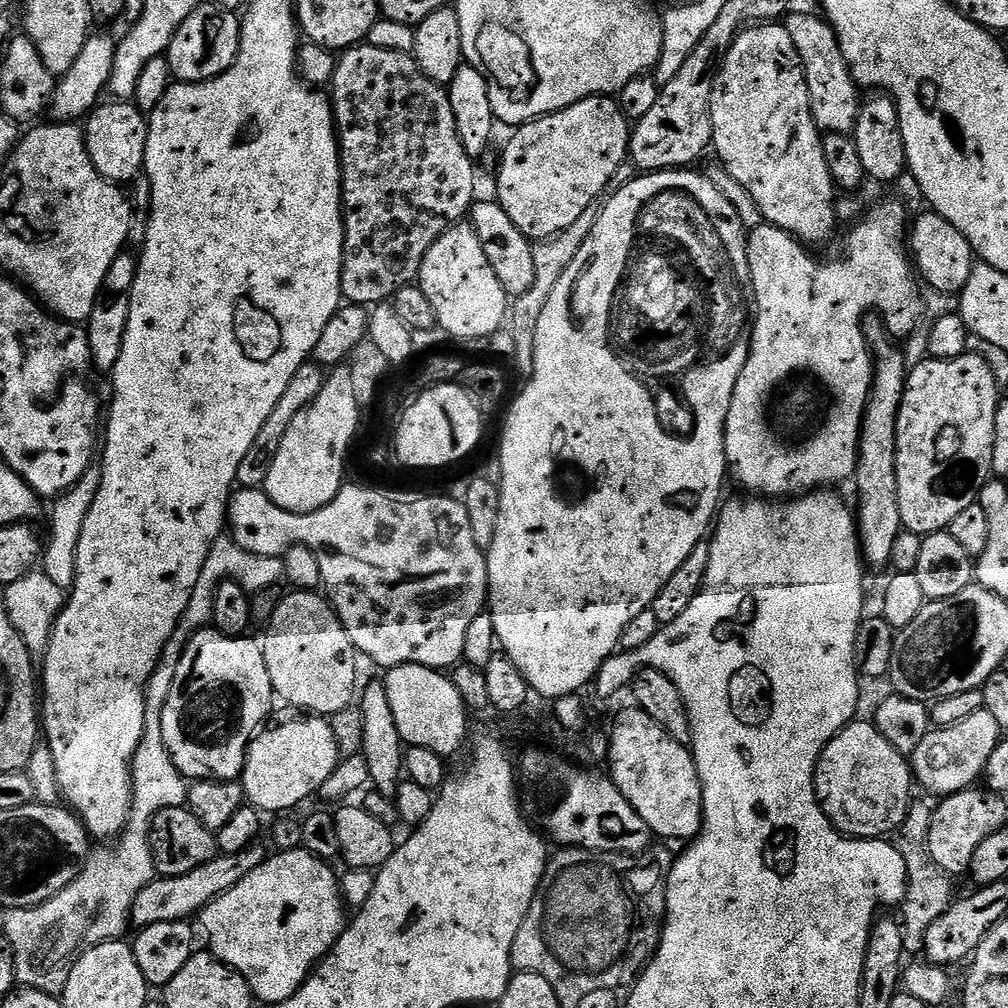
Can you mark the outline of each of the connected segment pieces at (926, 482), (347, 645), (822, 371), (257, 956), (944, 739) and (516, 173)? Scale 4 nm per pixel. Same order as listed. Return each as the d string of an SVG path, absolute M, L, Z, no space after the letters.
M965 354L953 360L934 360L924 358L917 368L909 371L907 380L904 381L904 397L898 414L898 426L896 427L896 477L898 478L898 510L900 511L900 523L909 532L927 534L930 532L942 532L947 529L954 517L966 506L977 503L980 492L993 479L992 463L994 462L994 442L996 441L996 411L1000 408L1002 390L995 384L994 374L990 366L980 356Z
M296 590L285 595L274 614L268 637L262 647L272 691L296 710L331 718L334 713L353 703L356 688L356 647L340 625L331 604L312 590Z
M888 200L885 204L880 204L877 208L872 208L864 216L864 221L861 224L856 224L848 232L848 237L844 240L844 256L840 256L837 260L820 260L816 261L811 256L809 249L805 245L801 244L795 236L790 235L788 232L782 231L780 228L776 228L773 224L761 224L759 228L751 229L747 233L748 237L748 265L750 266L750 287L752 292L756 295L756 304L754 300L754 319L750 324L750 343L748 345L748 357L746 358L746 366L742 366L742 374L738 374L738 386L734 386L734 394L732 395L732 401L730 402L730 414L726 418L726 430L724 431L724 453L728 459L728 471L731 479L736 479L742 487L745 488L745 493L748 494L763 494L768 498L795 498L805 494L811 494L817 490L828 490L833 486L831 484L840 484L843 480L851 481L856 474L856 459L860 453L860 421L864 418L864 411L868 405L868 395L872 389L872 370L874 367L874 361L872 359L872 353L866 347L864 343L864 330L862 327L862 321L865 316L869 315L870 310L875 310L882 317L885 326L887 326L889 332L893 337L899 338L899 336L908 336L916 328L916 323L920 320L920 288L917 277L914 275L914 264L910 259L909 249L906 247L906 233L910 228L910 215L896 200Z
M303 847L292 849L289 852L277 851L275 854L269 855L263 864L259 864L254 871L246 874L246 878L242 882L238 882L238 886L234 886L226 894L222 894L212 904L208 905L202 913L204 919L204 928L208 931L208 940L210 951L216 959L221 960L223 964L227 964L229 968L233 968L239 976L246 978L246 982L252 987L253 997L257 1001L260 1000L264 1004L272 1004L278 1006L282 1002L290 999L305 984L309 976L312 975L314 969L328 956L340 940L346 927L346 916L344 920L344 912L346 913L346 901L340 894L340 882L337 873L332 873L327 863L321 860L319 856L315 856L312 852L304 851Z
M983 707L970 714L970 718L954 722L954 726L933 727L926 738L918 742L918 750L910 753L910 767L915 783L919 787L921 784L928 792L940 792L939 794L965 792L983 777L984 768L1001 739L997 720Z
M611 95L591 96L585 100L579 100L548 116L540 116L536 120L528 121L527 124L519 125L513 132L516 133L509 138L508 145L505 146L504 153L500 156L500 169L496 172L496 193L494 196L502 206L502 210L506 210L506 214L510 214L510 222L514 222L514 226L518 226L518 230L522 230L522 234L526 234L528 239L533 242L548 240L562 230L566 230L566 226L574 226L576 219L582 215L582 210L586 210L586 206L596 204L604 196L604 187L606 182L610 182L610 178L614 178L614 170L621 168L629 159L630 122L624 117L619 103Z

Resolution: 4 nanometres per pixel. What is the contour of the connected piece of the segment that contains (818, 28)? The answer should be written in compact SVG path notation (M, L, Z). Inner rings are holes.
M793 11L783 21L783 26L790 34L790 38L794 38L794 46L798 50L804 67L814 122L824 134L830 132L851 134L856 128L856 116L860 113L862 100L861 97L856 97L858 89L852 80L852 72L848 69L848 63L842 58L838 38L827 20L819 15L816 17L808 12L795 12Z

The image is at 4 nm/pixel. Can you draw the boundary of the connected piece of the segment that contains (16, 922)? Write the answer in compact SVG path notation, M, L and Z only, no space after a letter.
M221 535L219 540L214 542L210 554L206 558L206 566L202 566L200 575L200 585L194 590L194 594L188 603L188 609L184 611L183 618L180 619L179 630L174 633L172 640L164 648L164 655L160 657L160 665L154 670L154 674L148 683L148 701L146 702L146 726L144 727L144 737L138 746L138 750L132 759L132 818L129 820L124 831L118 837L120 845L116 848L116 860L96 860L89 859L82 878L74 881L70 887L62 894L64 900L64 912L44 912L48 910L12 910L7 913L4 920L3 935L8 937L10 946L14 946L14 966L16 967L16 978L21 985L29 988L37 988L43 992L53 994L63 993L66 982L70 978L70 970L90 950L99 944L105 944L108 940L121 939L130 928L130 917L133 915L138 894L151 882L157 879L158 873L154 866L152 857L152 817L158 815L167 808L185 807L189 781L174 766L174 762L168 753L166 742L162 738L162 710L166 706L166 698L170 694L170 686L174 682L174 674L178 670L180 656L184 653L184 645L188 643L189 634L201 631L205 626L212 624L212 607L214 606L214 594L219 584L225 582L235 582L241 584L249 594L261 592L263 588L275 588L284 580L284 562L279 556L259 556L250 554L250 550L242 550L232 541L231 535Z

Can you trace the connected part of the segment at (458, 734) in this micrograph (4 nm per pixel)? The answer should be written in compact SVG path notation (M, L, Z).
M403 664L395 670L385 671L382 681L390 702L390 709L393 710L395 724L398 726L398 734L402 734L405 745L434 750L445 758L451 758L463 746L464 739L468 736L470 713L462 698L458 698L458 690L452 685L451 679L443 671L427 668L421 664Z

